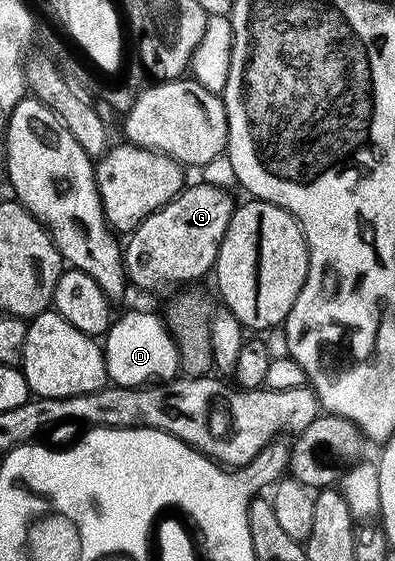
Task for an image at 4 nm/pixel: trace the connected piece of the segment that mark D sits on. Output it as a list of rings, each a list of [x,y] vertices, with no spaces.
[[[127,312],[120,320],[118,317],[107,329],[102,349],[103,357],[107,359],[107,379],[112,385],[142,388],[180,375],[177,346],[167,333],[166,323],[151,312]]]

